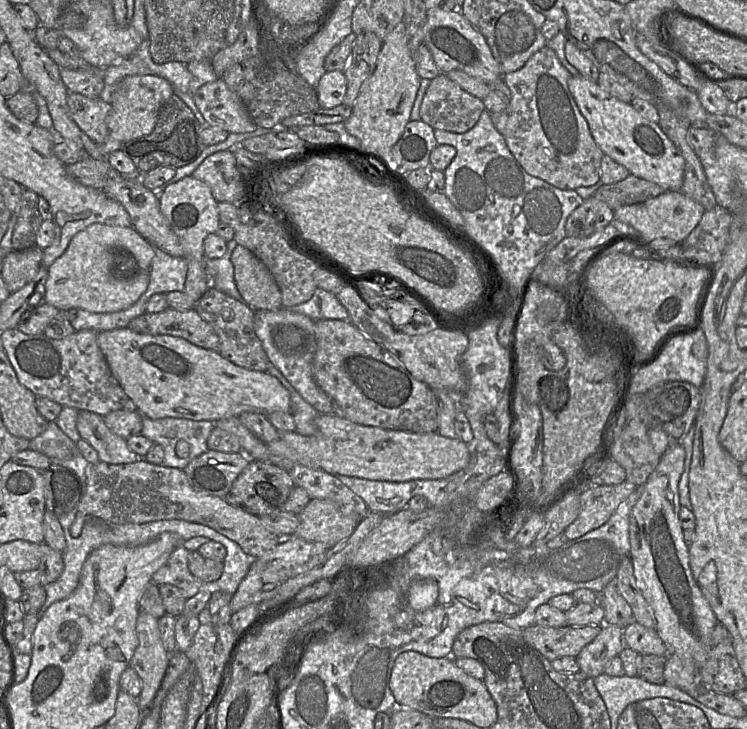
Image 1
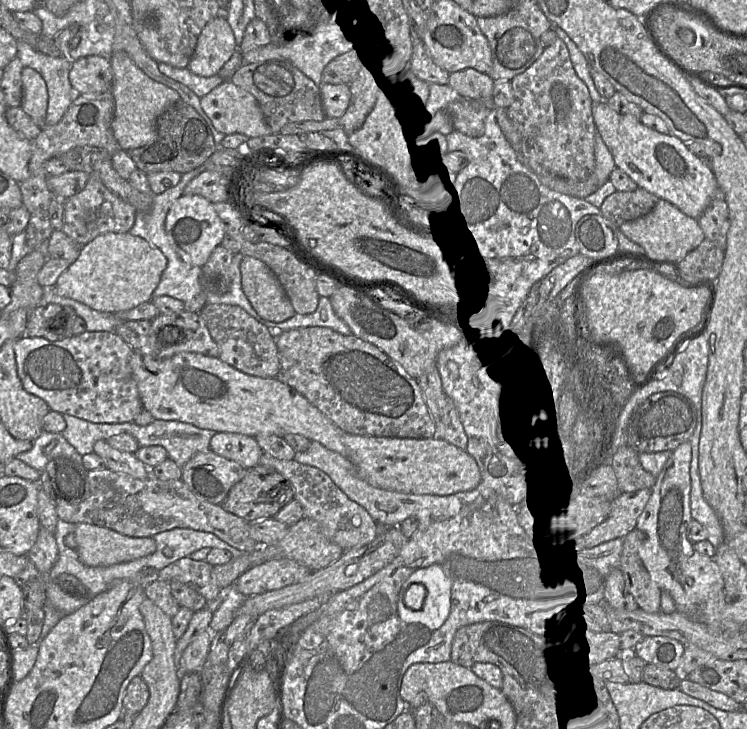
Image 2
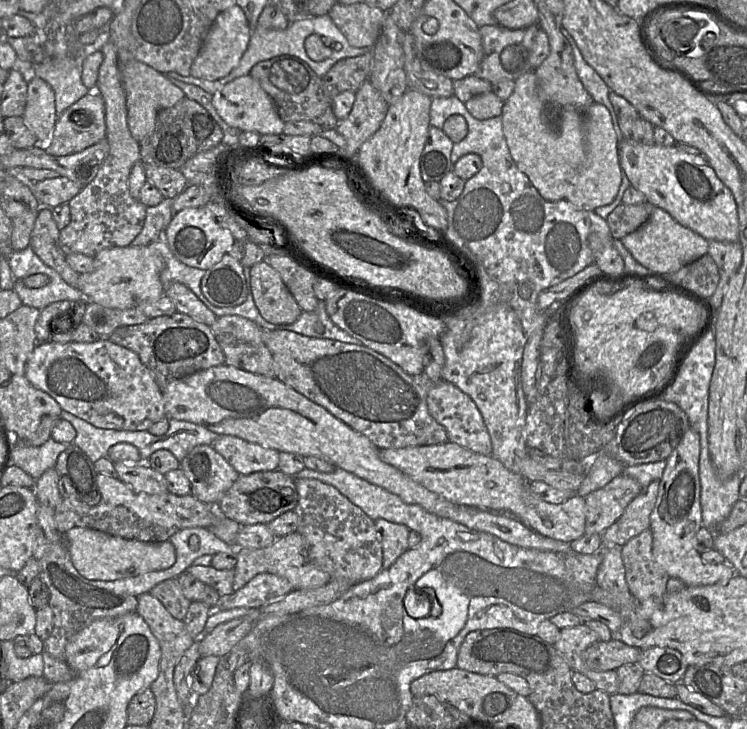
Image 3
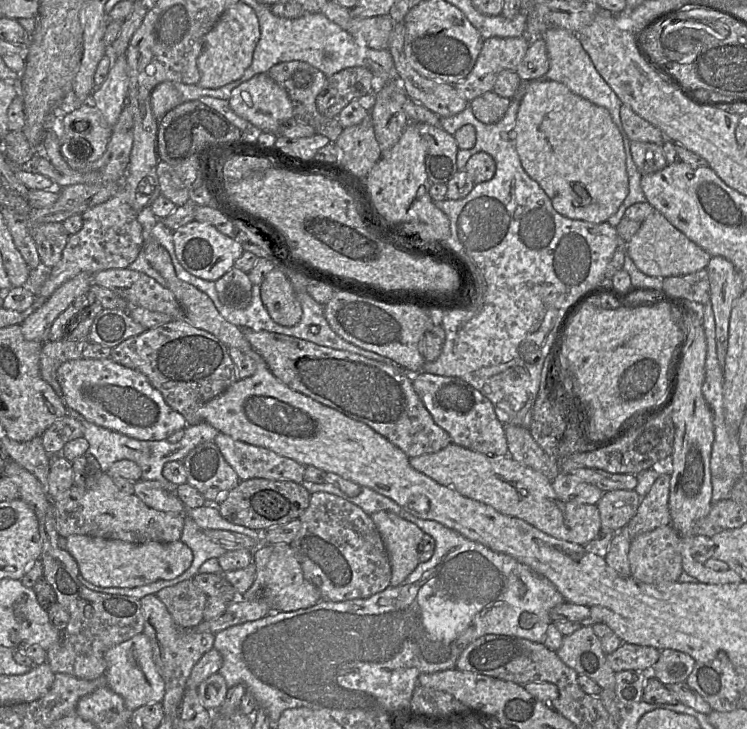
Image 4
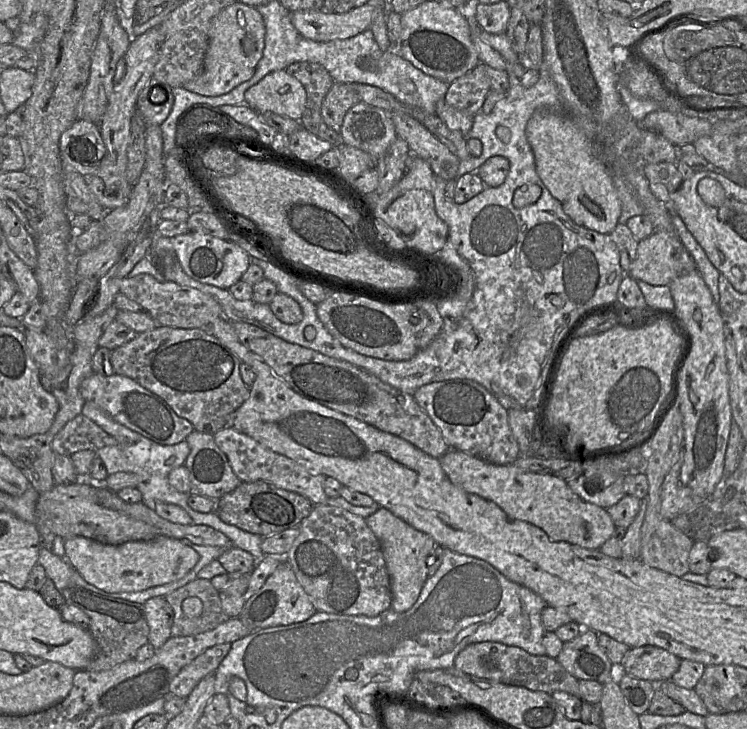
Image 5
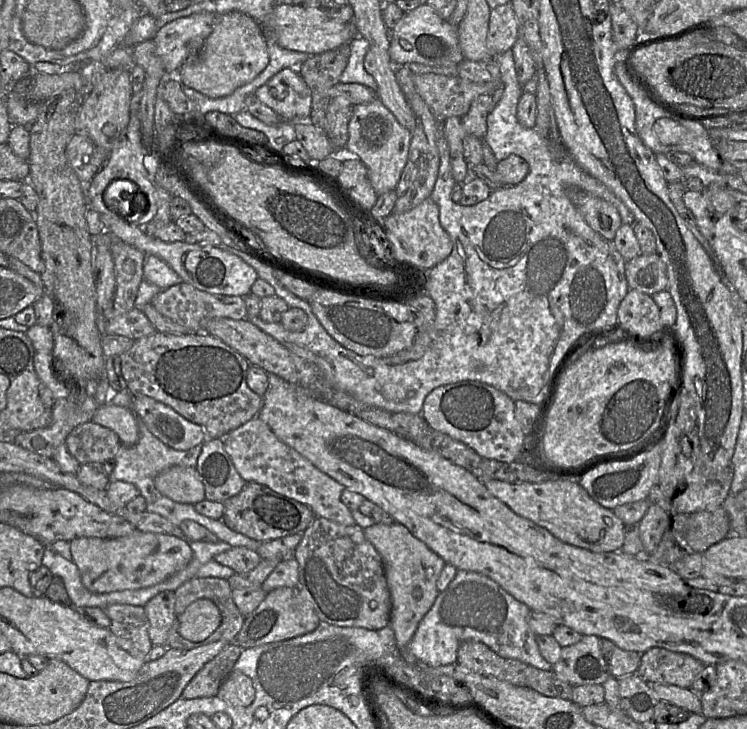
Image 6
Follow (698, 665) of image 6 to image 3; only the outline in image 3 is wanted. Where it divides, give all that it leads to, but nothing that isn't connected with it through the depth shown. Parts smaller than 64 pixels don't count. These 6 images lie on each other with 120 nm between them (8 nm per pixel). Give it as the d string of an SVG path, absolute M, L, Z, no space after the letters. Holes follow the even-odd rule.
M619 638L599 640L582 653L585 664L596 671L616 670L624 664L637 663L640 656L640 649L625 644Z

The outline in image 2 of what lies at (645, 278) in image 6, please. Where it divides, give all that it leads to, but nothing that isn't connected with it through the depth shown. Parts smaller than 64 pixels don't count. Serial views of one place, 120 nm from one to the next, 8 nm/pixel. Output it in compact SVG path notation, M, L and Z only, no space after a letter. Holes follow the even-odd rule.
M660 199L646 215L619 226L619 230L632 242L644 250L644 259L653 262L678 264L686 255L697 248L705 239L697 219L682 213L677 207L666 200Z

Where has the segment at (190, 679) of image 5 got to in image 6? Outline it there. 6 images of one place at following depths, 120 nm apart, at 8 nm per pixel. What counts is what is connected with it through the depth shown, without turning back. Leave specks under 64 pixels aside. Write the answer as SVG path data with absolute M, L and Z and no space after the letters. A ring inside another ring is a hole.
M230 643L194 676L182 693L182 698L196 699L217 696L223 681L234 671L243 649Z

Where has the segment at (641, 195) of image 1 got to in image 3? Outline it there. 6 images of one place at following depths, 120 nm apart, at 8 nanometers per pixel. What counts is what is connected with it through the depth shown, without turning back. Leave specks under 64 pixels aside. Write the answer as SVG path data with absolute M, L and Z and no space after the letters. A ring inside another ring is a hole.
M647 201L638 205L619 204L606 218L613 239L620 240L643 226L654 208Z

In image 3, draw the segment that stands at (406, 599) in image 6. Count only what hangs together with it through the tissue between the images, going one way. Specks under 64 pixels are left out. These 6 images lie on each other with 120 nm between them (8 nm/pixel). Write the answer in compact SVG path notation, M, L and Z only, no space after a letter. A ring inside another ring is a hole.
M379 518L374 520L382 545L383 568L390 567L408 548L410 529L403 524L389 522Z

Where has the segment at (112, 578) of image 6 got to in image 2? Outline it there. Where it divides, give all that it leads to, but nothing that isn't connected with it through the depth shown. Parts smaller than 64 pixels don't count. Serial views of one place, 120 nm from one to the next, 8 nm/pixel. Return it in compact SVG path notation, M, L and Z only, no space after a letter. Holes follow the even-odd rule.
M75 523L76 551L87 566L111 566L156 551L152 537L132 537L89 523Z

